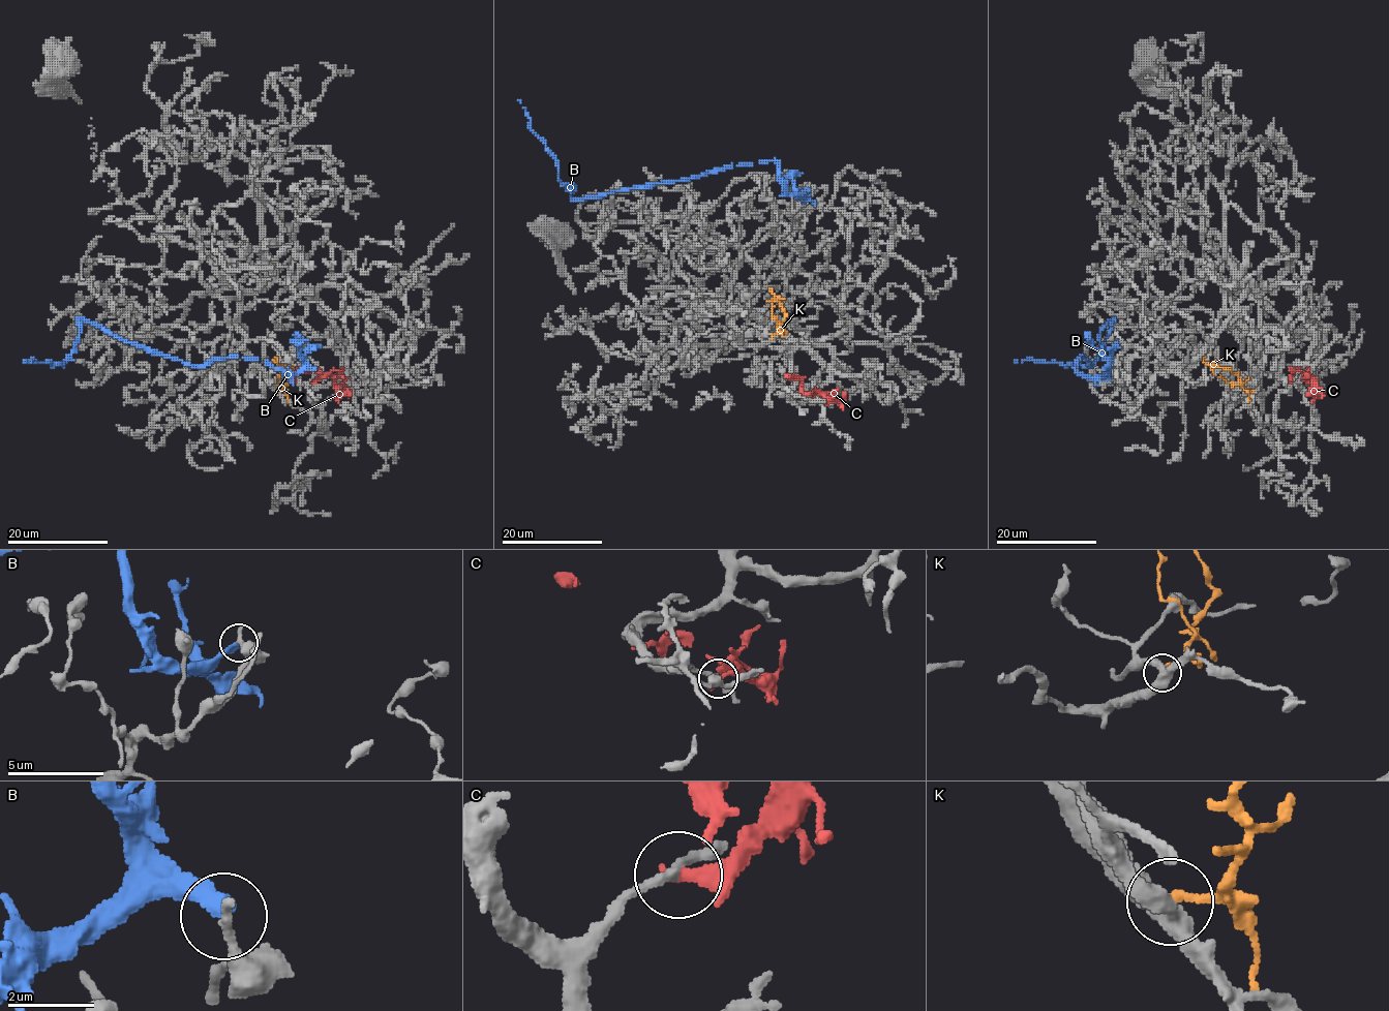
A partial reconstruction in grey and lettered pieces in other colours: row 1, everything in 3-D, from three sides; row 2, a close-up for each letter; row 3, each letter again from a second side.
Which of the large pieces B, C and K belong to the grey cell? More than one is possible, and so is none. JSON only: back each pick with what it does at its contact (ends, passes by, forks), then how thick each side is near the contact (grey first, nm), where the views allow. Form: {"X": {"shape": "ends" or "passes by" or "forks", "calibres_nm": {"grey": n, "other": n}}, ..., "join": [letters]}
{"join": []}

